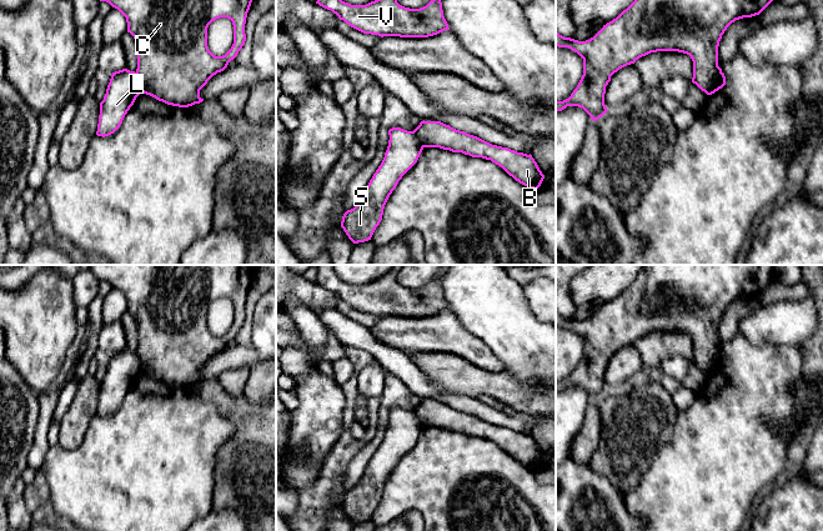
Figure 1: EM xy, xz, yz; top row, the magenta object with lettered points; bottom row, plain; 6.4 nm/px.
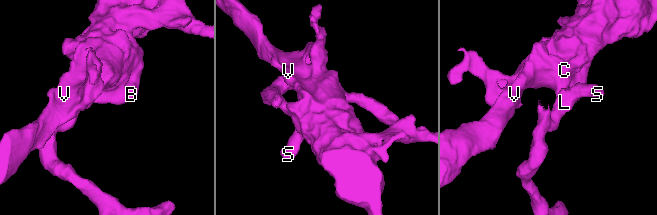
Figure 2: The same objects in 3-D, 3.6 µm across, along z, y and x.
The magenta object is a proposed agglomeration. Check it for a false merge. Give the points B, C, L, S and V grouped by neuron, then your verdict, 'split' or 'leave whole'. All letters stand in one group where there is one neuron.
B C V / L S | split

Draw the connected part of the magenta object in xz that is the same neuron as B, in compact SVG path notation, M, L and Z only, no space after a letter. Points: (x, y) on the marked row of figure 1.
M421 121L413 130L423 147L440 147L472 157L491 160L520 184L537 190L545 175L532 155L492 145L477 136L456 130L441 121Z

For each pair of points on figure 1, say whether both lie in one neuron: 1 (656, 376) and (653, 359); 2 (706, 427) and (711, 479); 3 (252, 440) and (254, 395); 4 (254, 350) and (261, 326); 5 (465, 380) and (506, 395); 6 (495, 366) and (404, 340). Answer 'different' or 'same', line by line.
1: different
2: same
3: different
4: same
5: same
6: same

